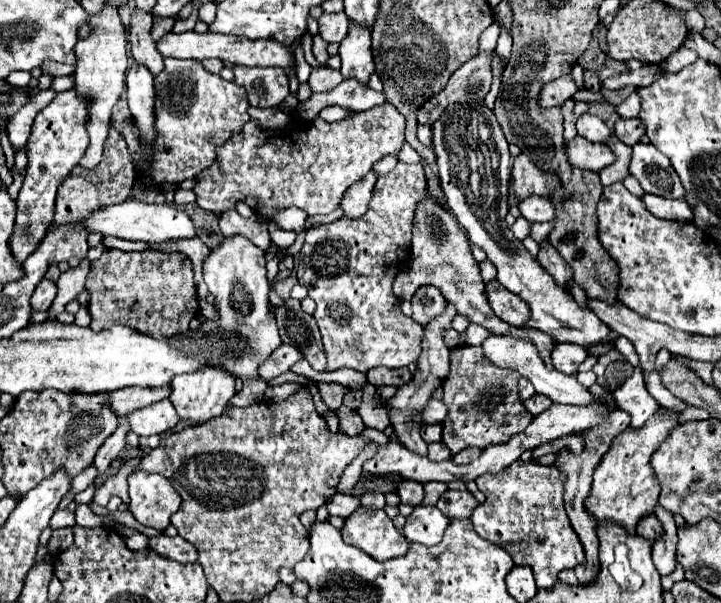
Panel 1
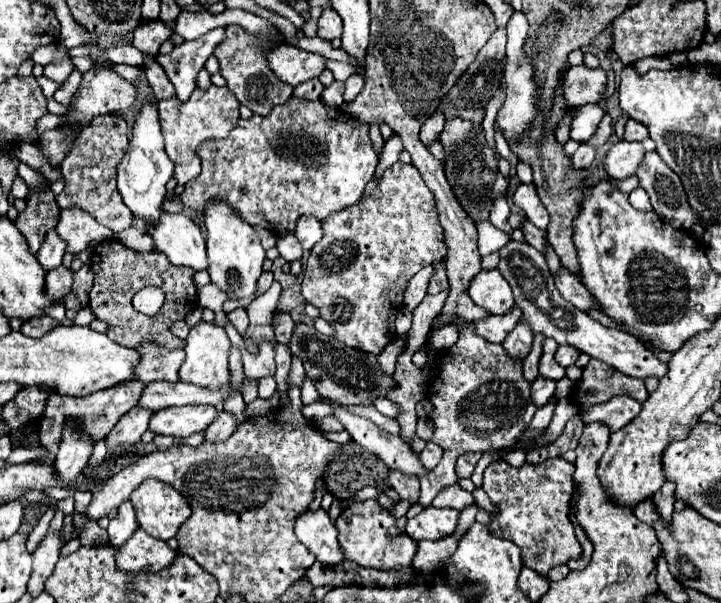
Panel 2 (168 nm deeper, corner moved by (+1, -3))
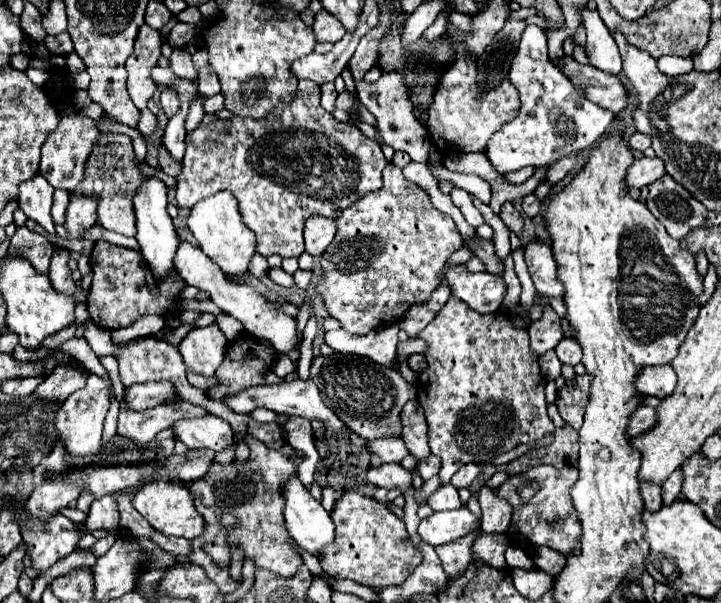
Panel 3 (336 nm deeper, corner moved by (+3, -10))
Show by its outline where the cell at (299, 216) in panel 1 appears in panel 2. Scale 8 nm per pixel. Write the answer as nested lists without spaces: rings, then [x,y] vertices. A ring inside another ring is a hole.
[[[301,216],[297,222],[297,240],[303,244],[305,252],[309,252],[313,248],[313,244],[317,244],[317,240],[321,240],[323,228],[321,222],[315,216]]]

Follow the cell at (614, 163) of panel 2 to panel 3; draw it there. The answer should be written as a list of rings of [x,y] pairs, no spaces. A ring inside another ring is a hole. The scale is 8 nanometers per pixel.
[[[637,157],[633,161],[633,165],[627,169],[627,177],[625,177],[625,183],[629,187],[645,187],[649,183],[653,183],[655,179],[663,177],[665,175],[665,169],[663,169],[663,161],[659,157]]]

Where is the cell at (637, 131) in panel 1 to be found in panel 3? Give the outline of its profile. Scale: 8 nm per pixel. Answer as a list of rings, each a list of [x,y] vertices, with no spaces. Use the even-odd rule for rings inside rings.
[[[633,133],[629,137],[629,147],[635,149],[635,151],[645,151],[649,145],[651,145],[651,139],[647,135],[643,135],[643,133]]]

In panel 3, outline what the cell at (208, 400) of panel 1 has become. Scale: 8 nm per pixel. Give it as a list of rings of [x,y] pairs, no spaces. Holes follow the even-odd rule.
[[[213,323],[203,329],[191,329],[181,341],[179,351],[193,373],[213,377],[225,359],[227,339],[219,325]]]

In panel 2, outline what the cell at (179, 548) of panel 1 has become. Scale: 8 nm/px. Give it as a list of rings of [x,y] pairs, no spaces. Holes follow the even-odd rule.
[[[137,528],[133,536],[117,548],[115,568],[121,572],[159,572],[167,568],[175,556],[177,552],[171,550],[167,542],[157,540]]]

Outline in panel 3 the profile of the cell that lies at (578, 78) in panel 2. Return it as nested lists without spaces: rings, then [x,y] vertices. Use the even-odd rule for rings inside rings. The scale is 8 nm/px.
[[[565,57],[563,73],[575,89],[583,91],[583,95],[599,107],[615,115],[625,109],[627,91],[615,75],[607,75],[605,71],[595,69],[593,65],[581,65],[573,57]]]

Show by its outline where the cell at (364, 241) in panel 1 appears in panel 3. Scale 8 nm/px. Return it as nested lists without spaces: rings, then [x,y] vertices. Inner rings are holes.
[[[387,165],[383,171],[383,187],[379,191],[365,195],[351,207],[339,211],[337,235],[321,255],[321,273],[315,285],[315,297],[323,299],[329,315],[337,319],[345,331],[367,335],[371,329],[397,323],[411,305],[425,301],[439,285],[437,273],[443,269],[451,253],[461,247],[463,239],[455,221],[447,213],[435,209],[429,195],[417,183],[407,181],[399,167]]]

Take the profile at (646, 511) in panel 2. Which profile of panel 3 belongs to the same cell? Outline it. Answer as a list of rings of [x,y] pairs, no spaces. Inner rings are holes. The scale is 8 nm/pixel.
[[[643,483],[641,485],[641,497],[643,497],[643,503],[645,503],[645,509],[655,513],[661,509],[661,487],[659,485],[649,485],[649,483]]]

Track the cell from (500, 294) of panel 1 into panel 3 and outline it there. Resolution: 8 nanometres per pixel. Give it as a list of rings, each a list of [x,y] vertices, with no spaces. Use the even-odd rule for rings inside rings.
[[[463,265],[449,269],[447,285],[451,285],[453,295],[465,301],[477,313],[497,313],[501,309],[507,285],[499,275],[491,273],[469,273]]]

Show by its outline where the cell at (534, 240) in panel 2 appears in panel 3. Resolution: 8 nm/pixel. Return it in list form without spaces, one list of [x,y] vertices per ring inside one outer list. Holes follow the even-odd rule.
[[[507,201],[503,207],[501,207],[501,213],[499,213],[499,217],[503,219],[503,223],[513,231],[513,233],[523,233],[523,219],[521,219],[521,215],[519,215],[519,211]]]

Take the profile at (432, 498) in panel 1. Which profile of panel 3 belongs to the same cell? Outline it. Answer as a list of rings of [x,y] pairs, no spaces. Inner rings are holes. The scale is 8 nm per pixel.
[[[451,295],[419,337],[427,341],[429,349],[425,353],[427,369],[417,377],[417,401],[423,407],[429,425],[431,453],[441,457],[439,479],[443,485],[447,485],[465,463],[491,461],[519,443],[531,443],[553,431],[543,393],[547,381],[541,377],[537,357],[533,357],[529,349],[527,329],[513,327],[507,313],[479,315],[477,311],[471,311],[467,303]]]

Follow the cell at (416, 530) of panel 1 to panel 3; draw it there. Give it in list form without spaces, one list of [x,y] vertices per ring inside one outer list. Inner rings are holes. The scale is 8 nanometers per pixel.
[[[461,507],[457,511],[433,513],[431,517],[419,523],[417,533],[425,543],[437,547],[467,535],[475,527],[477,527],[477,517],[467,507]]]

